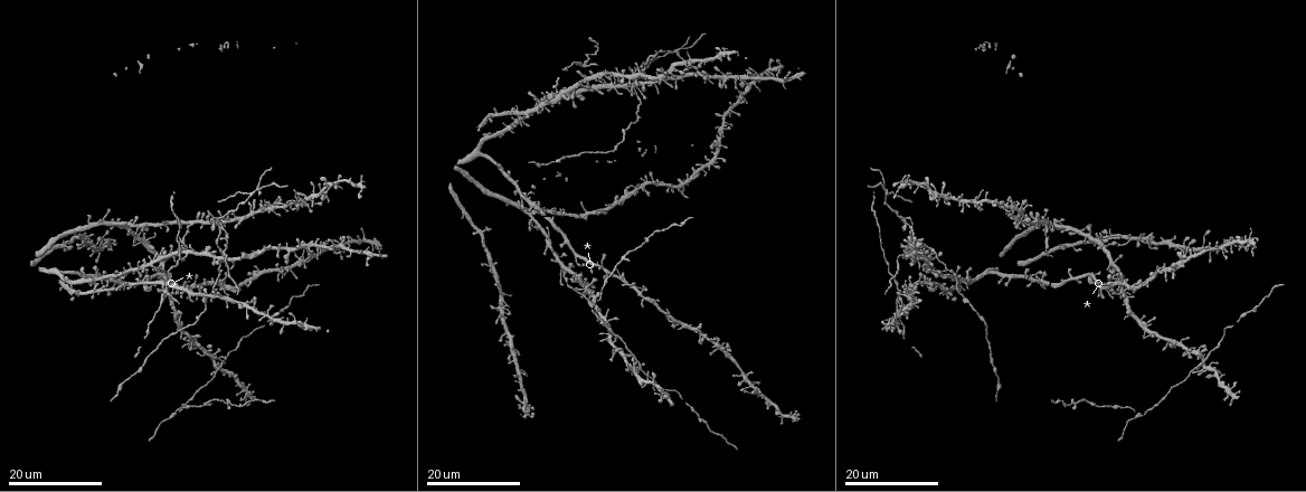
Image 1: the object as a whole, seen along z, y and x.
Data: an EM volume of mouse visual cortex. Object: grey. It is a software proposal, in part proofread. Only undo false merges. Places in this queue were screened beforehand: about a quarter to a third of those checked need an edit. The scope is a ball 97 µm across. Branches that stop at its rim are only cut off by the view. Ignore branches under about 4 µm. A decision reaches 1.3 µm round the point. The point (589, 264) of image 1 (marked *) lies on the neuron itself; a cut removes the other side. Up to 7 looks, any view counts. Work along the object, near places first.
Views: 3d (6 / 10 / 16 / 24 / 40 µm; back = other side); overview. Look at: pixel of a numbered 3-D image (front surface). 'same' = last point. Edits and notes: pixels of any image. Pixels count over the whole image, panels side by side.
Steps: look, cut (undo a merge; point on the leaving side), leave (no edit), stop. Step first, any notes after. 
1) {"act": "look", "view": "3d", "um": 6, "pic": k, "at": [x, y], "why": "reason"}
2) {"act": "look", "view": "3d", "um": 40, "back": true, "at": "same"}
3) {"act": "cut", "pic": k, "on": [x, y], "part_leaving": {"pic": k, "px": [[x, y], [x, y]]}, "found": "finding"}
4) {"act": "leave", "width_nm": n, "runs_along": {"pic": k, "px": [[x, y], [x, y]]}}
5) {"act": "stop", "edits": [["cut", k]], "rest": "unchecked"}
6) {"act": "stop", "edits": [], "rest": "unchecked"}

{"act": "look", "view": "3d", "um": 24, "pic": 1, "at": [1044, 223], "why": "thin arm on a thick one"}

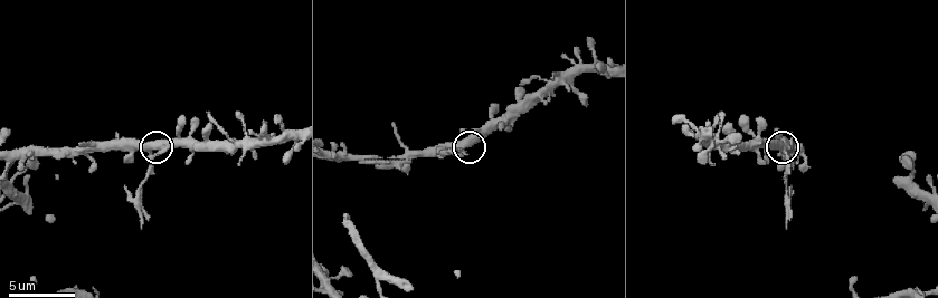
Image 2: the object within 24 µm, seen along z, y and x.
{"act": "look", "view": "3d", "um": 10, "pic": 2, "at": [148, 152]}

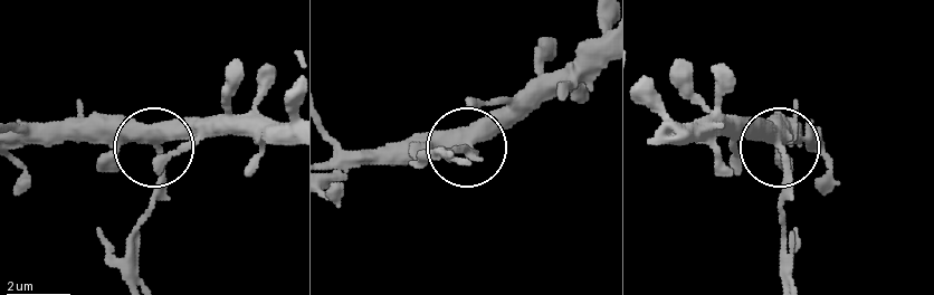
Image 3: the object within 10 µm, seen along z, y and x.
{"act": "look", "view": "3d", "um": 6, "pic": 3, "at": [470, 147]}

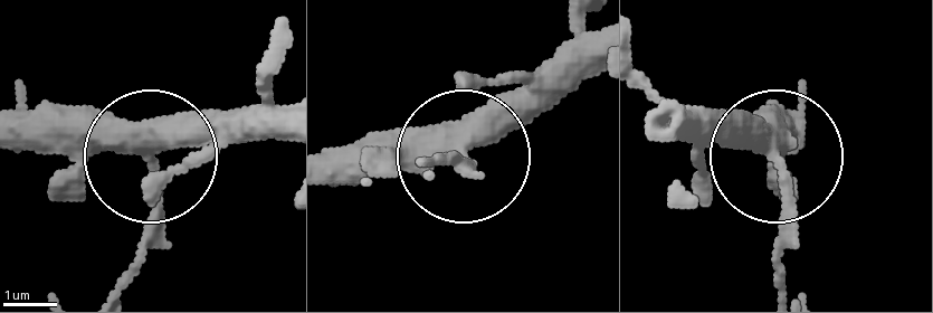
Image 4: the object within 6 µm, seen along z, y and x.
{"act": "cut", "pic": 4, "on": [144, 239], "width_nm": 330, "part_leaving": {"pic": 4, "px": [[148, 167], [161, 216], [130, 283]]}, "found": "a second neuron is stuck on"}

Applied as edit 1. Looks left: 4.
{"act": "look", "view": "overview"}

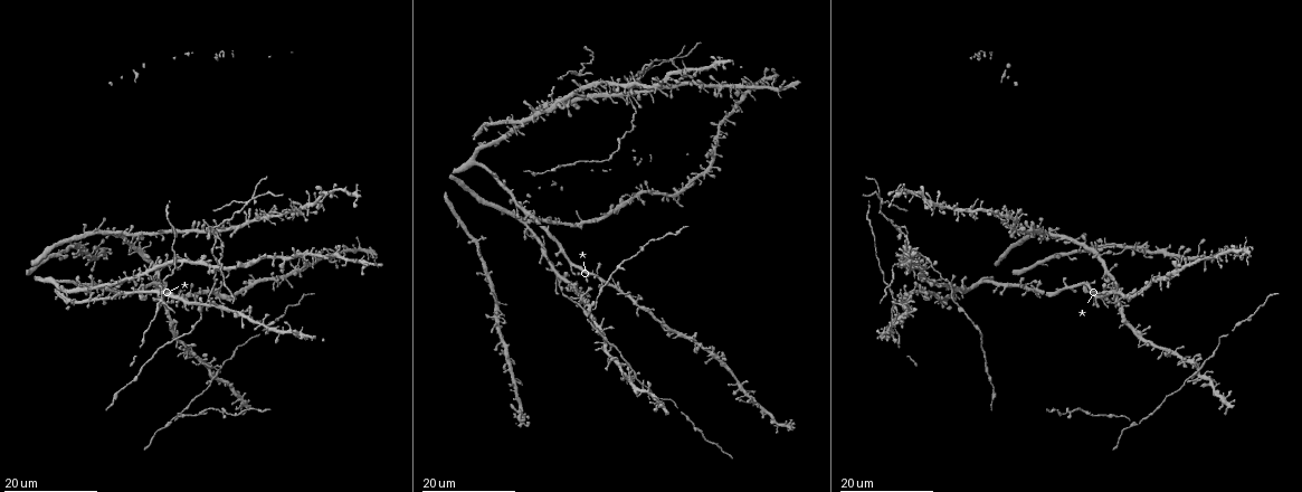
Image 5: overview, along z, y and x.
{"act": "look", "view": "3d", "um": 16, "pic": 5, "at": [159, 300], "why": "four-way junction"}

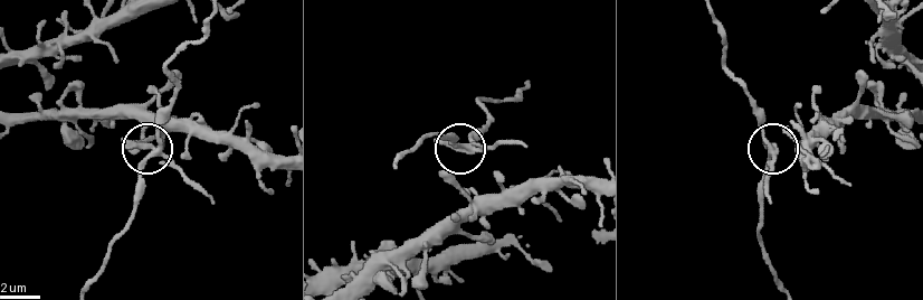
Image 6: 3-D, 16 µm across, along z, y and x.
{"act": "look", "view": "3d", "um": 10, "pic": 6, "at": [468, 148]}

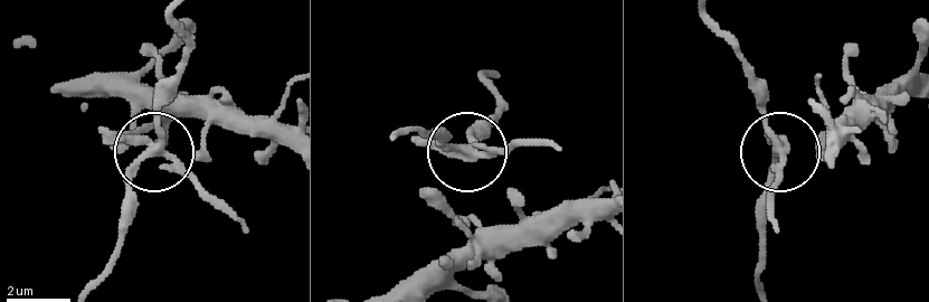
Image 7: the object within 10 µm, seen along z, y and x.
{"act": "cut", "pic": 7, "on": [191, 180], "side_arm_um": 18, "part_leaving": {"pic": 7, "px": [[160, 150], [243, 227]]}, "found": "two neurons meet here"}

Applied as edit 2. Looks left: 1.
{"act": "stop", "edits": [["cut", 4], ["cut", 7]], "rest": "unchecked"}

